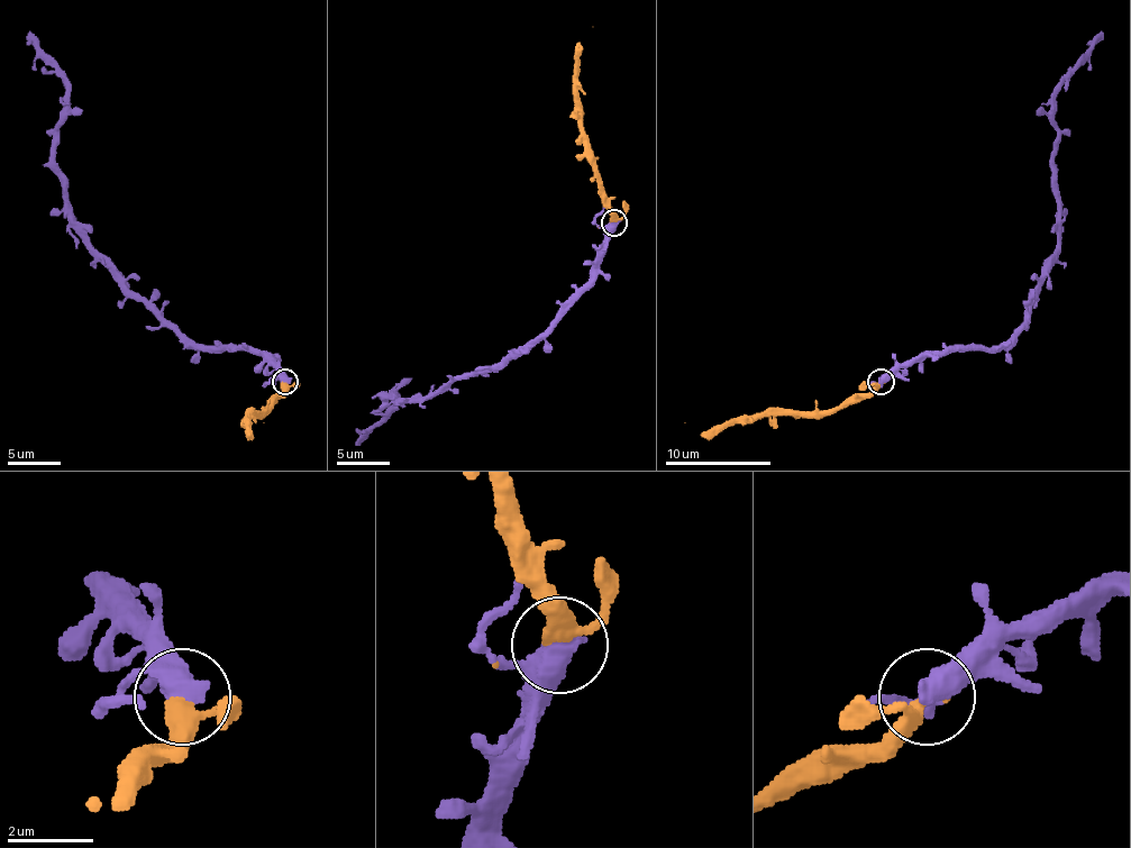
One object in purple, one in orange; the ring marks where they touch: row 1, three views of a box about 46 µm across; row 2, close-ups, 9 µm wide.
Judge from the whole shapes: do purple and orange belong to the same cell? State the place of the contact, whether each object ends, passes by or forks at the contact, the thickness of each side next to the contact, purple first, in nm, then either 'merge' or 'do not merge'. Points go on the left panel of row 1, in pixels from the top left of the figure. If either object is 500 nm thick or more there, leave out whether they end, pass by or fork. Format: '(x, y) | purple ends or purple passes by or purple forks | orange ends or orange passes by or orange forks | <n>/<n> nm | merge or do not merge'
(284, 382) | 650/320 nm | merge

